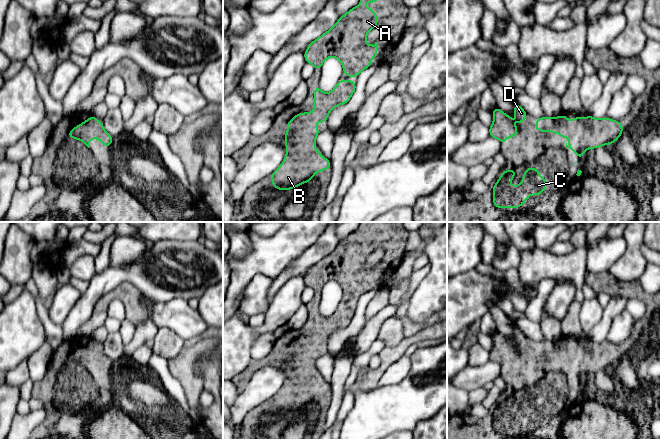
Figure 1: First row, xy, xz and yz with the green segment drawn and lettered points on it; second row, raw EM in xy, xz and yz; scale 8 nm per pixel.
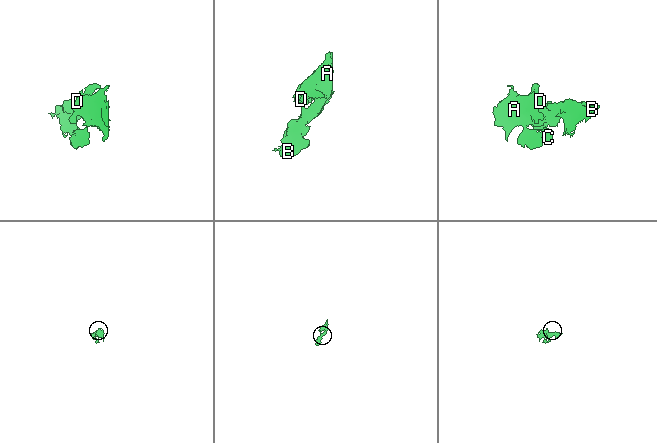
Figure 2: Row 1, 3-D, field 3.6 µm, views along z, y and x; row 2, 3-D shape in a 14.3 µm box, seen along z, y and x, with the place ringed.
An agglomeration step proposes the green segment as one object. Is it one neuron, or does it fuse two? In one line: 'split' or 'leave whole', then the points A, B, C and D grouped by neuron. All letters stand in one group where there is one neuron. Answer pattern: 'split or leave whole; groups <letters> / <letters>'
leave whole; groups A B C D

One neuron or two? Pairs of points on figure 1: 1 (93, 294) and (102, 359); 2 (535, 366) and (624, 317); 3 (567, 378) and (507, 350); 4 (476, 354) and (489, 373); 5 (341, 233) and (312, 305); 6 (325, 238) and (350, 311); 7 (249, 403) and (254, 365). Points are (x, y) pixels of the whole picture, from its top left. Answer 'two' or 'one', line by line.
1: two
2: two
3: one
4: two
5: two
6: two
7: two

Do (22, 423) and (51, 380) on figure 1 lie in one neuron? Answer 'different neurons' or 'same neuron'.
different neurons

